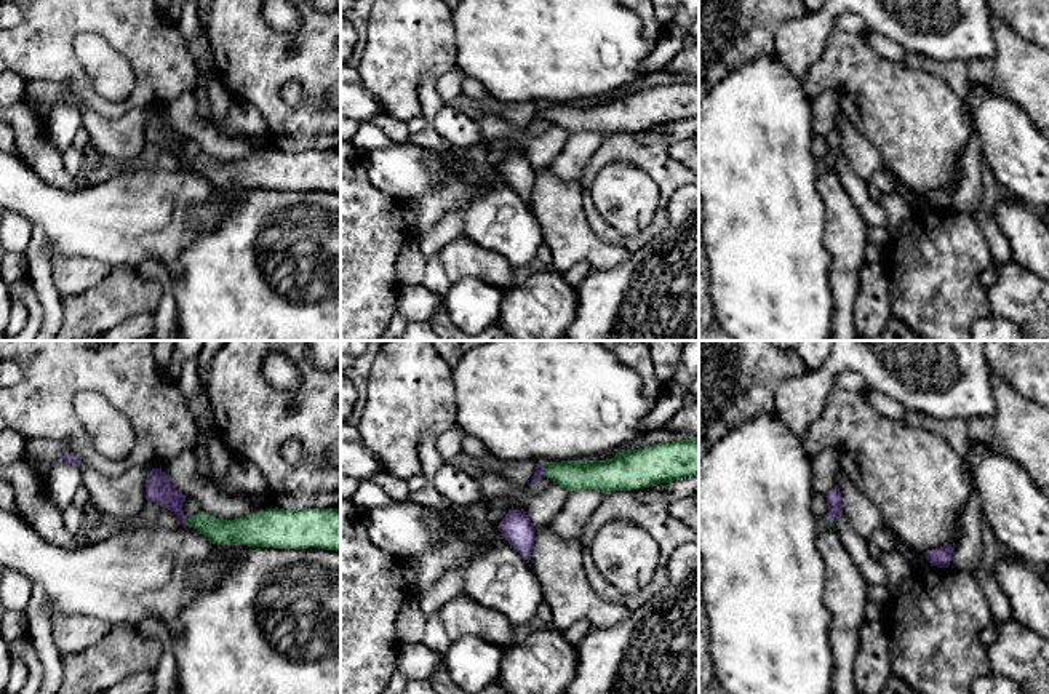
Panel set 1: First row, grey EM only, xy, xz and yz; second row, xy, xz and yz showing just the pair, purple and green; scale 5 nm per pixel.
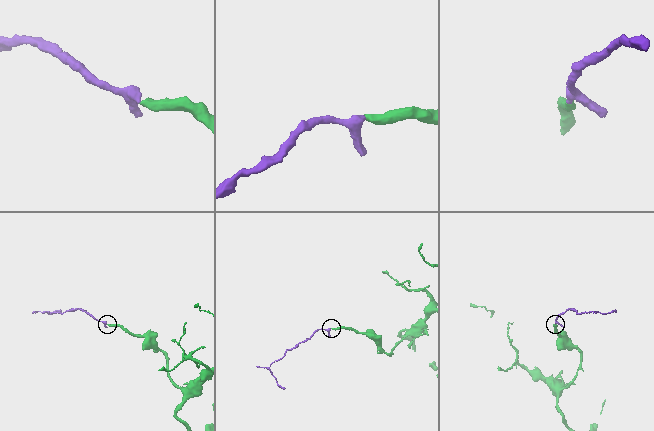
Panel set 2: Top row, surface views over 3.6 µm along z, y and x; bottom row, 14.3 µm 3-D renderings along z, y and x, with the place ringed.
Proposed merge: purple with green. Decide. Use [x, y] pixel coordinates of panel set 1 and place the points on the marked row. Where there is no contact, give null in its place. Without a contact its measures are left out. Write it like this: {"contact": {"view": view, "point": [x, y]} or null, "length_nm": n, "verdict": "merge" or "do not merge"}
{"contact": {"view": "xz", "point": [544, 470]}, "length_nm": 70, "verdict": "merge"}

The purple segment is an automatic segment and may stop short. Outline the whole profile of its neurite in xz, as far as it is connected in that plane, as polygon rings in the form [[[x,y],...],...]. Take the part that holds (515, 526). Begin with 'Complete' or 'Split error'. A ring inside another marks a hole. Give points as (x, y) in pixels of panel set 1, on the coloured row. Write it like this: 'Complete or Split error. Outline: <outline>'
Complete. Outline: [[[510,510],[499,523],[504,539],[529,563],[536,528],[524,510]]]

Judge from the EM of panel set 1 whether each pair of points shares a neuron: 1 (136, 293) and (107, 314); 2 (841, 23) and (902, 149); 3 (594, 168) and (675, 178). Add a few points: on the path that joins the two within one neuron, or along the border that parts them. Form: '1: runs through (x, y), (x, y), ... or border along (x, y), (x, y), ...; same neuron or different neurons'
1: runs through (130, 295), (114, 307); same neuron
2: border along (835, 27), (859, 35); different neurons
3: runs through (614, 154), (637, 154), (654, 160); same neuron

